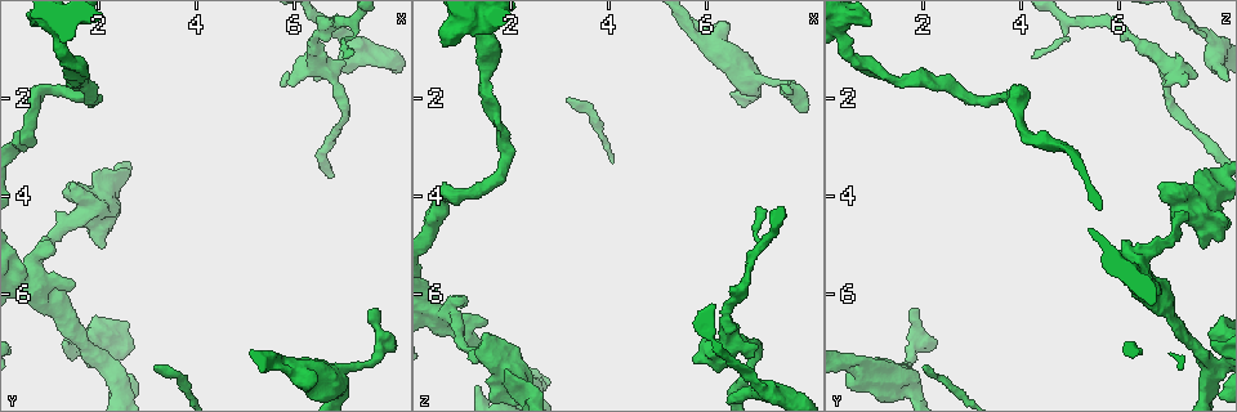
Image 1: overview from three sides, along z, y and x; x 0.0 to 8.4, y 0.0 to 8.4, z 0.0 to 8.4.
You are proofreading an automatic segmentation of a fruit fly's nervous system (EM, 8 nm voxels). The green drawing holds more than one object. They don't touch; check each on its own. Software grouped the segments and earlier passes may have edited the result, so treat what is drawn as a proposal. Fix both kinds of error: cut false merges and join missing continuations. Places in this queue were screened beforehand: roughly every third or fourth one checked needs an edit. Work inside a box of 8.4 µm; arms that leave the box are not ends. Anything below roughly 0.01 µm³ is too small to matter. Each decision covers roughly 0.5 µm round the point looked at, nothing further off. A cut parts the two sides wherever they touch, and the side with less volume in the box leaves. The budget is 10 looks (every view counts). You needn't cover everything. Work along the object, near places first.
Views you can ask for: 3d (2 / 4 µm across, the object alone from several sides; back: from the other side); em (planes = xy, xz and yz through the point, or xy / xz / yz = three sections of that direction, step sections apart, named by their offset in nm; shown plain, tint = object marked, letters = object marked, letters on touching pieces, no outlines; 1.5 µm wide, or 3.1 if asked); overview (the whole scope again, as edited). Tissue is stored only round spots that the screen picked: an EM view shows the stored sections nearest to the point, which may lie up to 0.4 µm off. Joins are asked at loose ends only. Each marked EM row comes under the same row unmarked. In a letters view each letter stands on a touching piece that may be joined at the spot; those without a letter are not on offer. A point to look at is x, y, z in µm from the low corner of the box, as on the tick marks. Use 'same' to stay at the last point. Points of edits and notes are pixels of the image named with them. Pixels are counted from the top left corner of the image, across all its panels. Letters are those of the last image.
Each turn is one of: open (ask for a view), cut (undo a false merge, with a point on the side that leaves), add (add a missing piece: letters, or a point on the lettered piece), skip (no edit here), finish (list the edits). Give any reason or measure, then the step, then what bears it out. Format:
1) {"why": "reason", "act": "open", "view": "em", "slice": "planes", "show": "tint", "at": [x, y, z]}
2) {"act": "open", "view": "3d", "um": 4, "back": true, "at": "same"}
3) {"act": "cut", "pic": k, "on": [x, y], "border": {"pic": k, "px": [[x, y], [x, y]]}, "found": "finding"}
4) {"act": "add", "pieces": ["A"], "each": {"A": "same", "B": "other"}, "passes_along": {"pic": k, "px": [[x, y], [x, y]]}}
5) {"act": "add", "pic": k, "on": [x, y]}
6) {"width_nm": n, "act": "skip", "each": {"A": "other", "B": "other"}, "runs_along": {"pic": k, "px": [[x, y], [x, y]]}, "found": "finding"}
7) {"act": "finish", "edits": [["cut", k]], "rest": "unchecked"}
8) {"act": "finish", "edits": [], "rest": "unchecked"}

{"why": "two arms in line, one across", "act": "open", "view": "3d", "um": 4, "at": [7.00, 0.65, 7.75]}

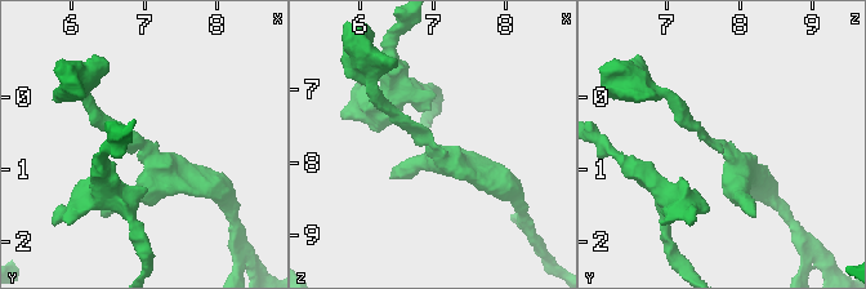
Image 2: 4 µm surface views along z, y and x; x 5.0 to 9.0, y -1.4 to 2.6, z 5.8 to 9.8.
{"arms": 3, "arm_widths_nm": [170, 280, 300], "why": "need the tissue", "act": "open", "view": "em", "slice": "planes", "show": "tint", "at": [6.95, 0.65, 7.75]}

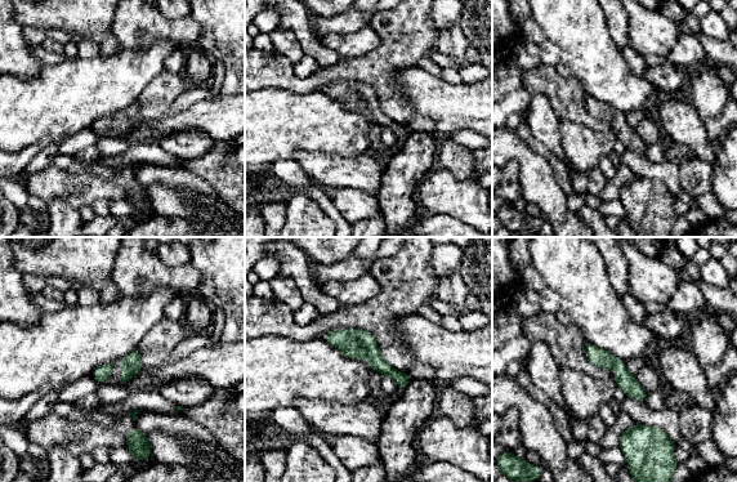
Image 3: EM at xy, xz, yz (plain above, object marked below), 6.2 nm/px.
{"act": "open", "view": "em", "slice": "planes", "show": "letters", "at": "same"}

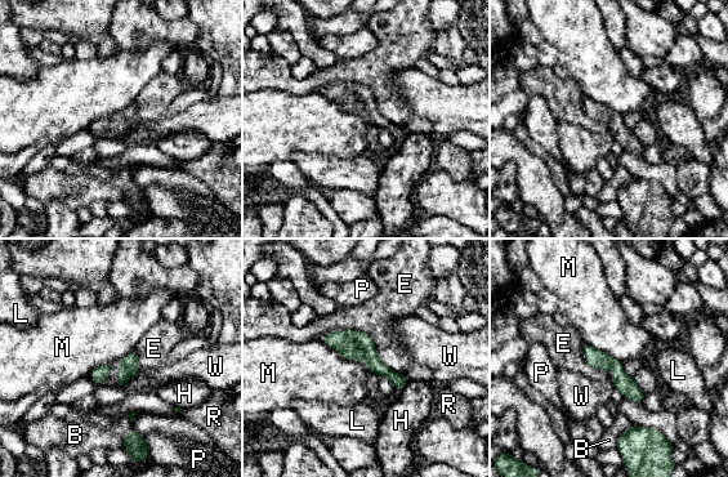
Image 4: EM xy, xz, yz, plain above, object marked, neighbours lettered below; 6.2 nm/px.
{"longest_contact_nm": ["E", 550], "act": "skip", "each": {"B": "other", "E": "other", "H": "other", "L": "other", "M": "other", "P": "other", "R": "other", "W": "other"}, "runs_along": {"pic": 4, "px": [[325, 338], [356, 344], [402, 382]]}, "found": "one neuron here"}

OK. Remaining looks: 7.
{"why": "tapers out", "act": "open", "view": "3d", "um": 2, "at": [6.95, 1.15, 4.30]}

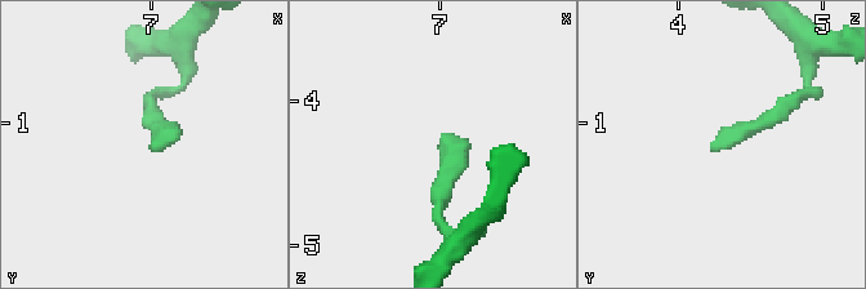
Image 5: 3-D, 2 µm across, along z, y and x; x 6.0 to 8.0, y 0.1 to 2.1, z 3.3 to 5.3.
{"act": "open", "view": "em", "slice": "planes", "show": "letters", "at": [6.98, 1.16, 4.28]}

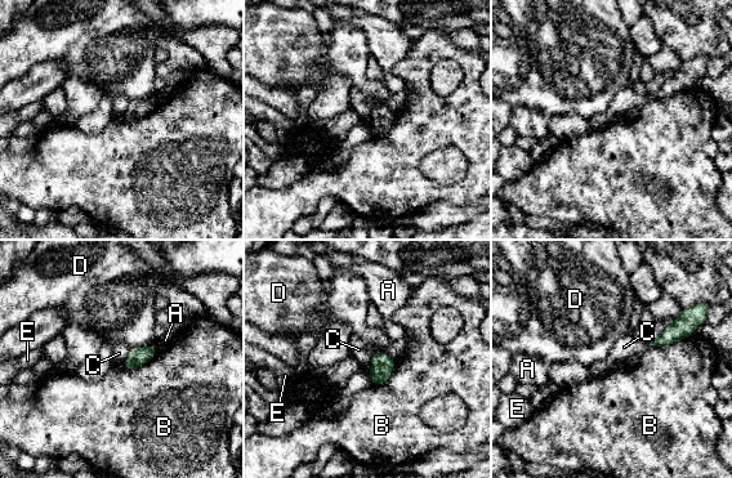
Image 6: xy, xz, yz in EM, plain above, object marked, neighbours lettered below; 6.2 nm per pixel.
{"act": "skip", "each": {"A": "other", "B": "other", "C": "other", "D": "other", "E": "other"}, "border": {"pic": 6, "px": [[373, 354], [369, 374]]}, "found": "no lettered piece goes on from it"}

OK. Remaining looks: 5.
{"why": "abrupt turn", "act": "open", "view": "3d", "um": 4, "at": [7.75, 6.90, 1.90]}

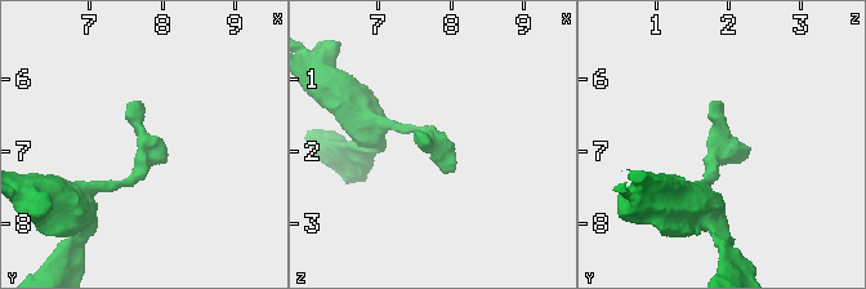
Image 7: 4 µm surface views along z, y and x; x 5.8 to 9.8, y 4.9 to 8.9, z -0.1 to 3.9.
{"act": "open", "view": "em", "slice": "xy", "step": 4, "show": "letters", "at": [7.80, 6.90, 1.85]}

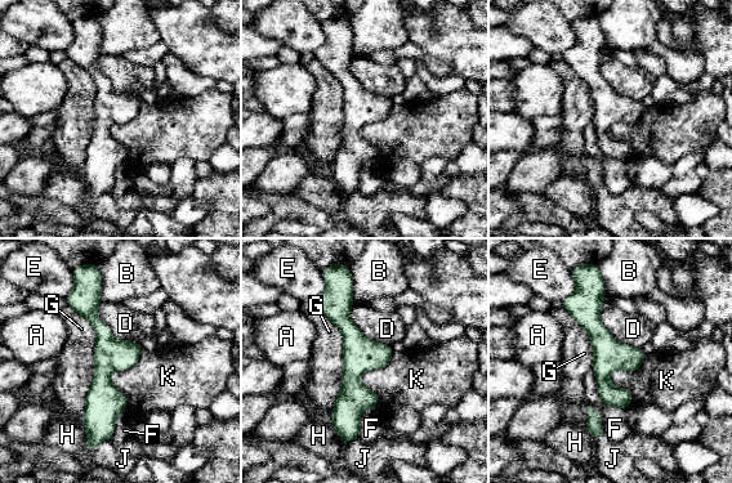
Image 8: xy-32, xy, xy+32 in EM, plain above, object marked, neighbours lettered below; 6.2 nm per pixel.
{"longest_contact_nm": ["G", 440], "act": "skip", "each": {"A": "other", "B": "other", "D": "other", "E": "other", "F": "other", "G": "other", "H": "other", "J": "other", "K": "other"}, "border": {"pic": 8, "px": [[646, 356], [610, 376], [629, 405]]}, "found": "all the same neuron"}

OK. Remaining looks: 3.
{"why": "looks like a crossing", "act": "open", "view": "em", "slice": "planes", "show": "letters", "at": [2.25, 7.55, 7.90]}

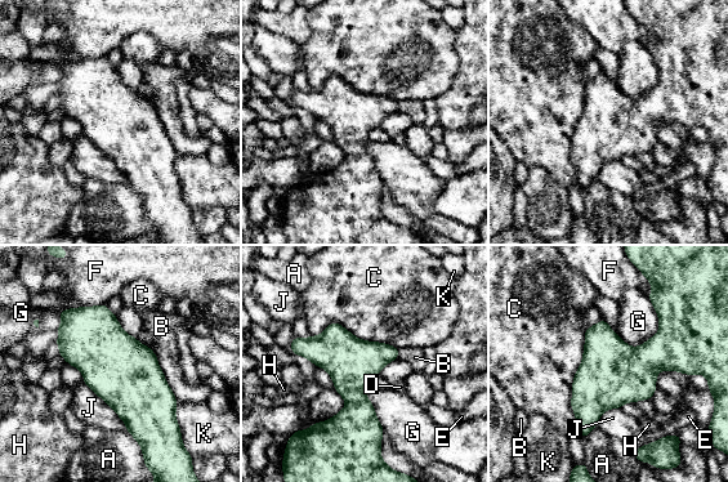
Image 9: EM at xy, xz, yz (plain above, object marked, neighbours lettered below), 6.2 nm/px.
{"longest_contact_nm": ["C", 650], "act": "skip", "each": {"A": "other", "B": "other", "C": "other", "D": "other", "E": "other", "F": "other", "G": "other", "H": "other", "J": "other", "K": "other"}, "border": {"pic": 9, "px": [[650, 294], [659, 330], [633, 348]]}, "found": "all the same neuron"}

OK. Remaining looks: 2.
{"act": "finish", "edits": [], "rest": "unchecked"}

